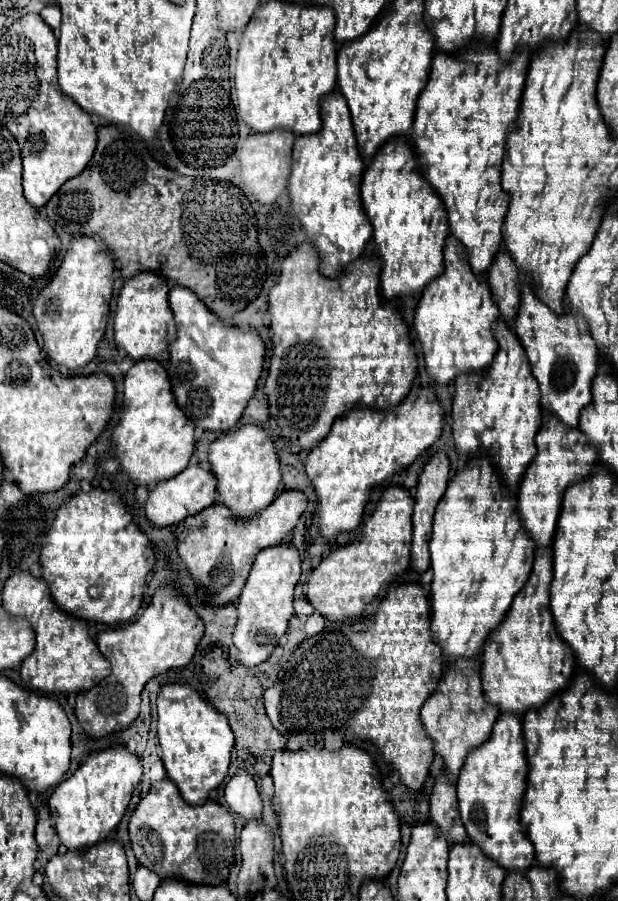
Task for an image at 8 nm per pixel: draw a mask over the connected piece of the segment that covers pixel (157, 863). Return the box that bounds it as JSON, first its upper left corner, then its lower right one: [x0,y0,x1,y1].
[130,777,234,885]

